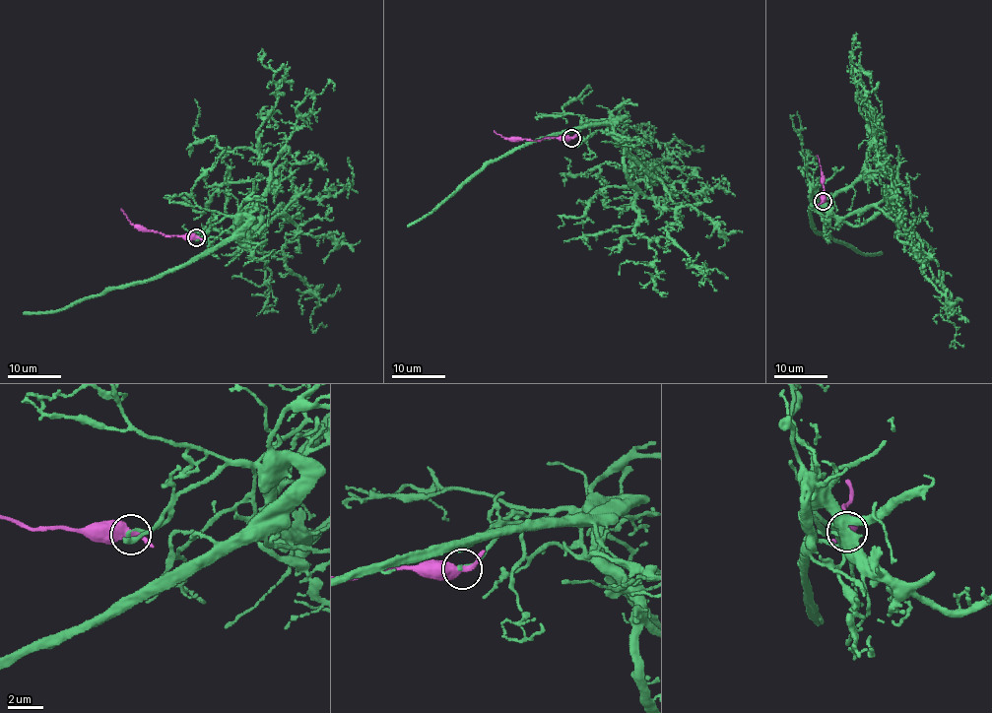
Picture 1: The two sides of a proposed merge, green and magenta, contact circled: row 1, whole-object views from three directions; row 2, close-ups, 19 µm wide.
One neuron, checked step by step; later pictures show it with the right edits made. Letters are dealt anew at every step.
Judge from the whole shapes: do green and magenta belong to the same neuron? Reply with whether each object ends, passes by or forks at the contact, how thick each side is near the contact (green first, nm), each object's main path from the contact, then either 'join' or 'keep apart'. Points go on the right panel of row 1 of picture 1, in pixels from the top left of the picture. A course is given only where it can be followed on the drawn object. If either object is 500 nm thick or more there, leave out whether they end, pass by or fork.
green ends there; magenta passes by; 180 nm thick on the green side, 420 nm on the other; green runs (823, 201), (812, 185), (839, 217), (872, 206), (886, 213), (945, 297), (956, 327), (951, 345), (963, 345); magenta runs (823, 201), (821, 193), (824, 190), (817, 156); keep apart

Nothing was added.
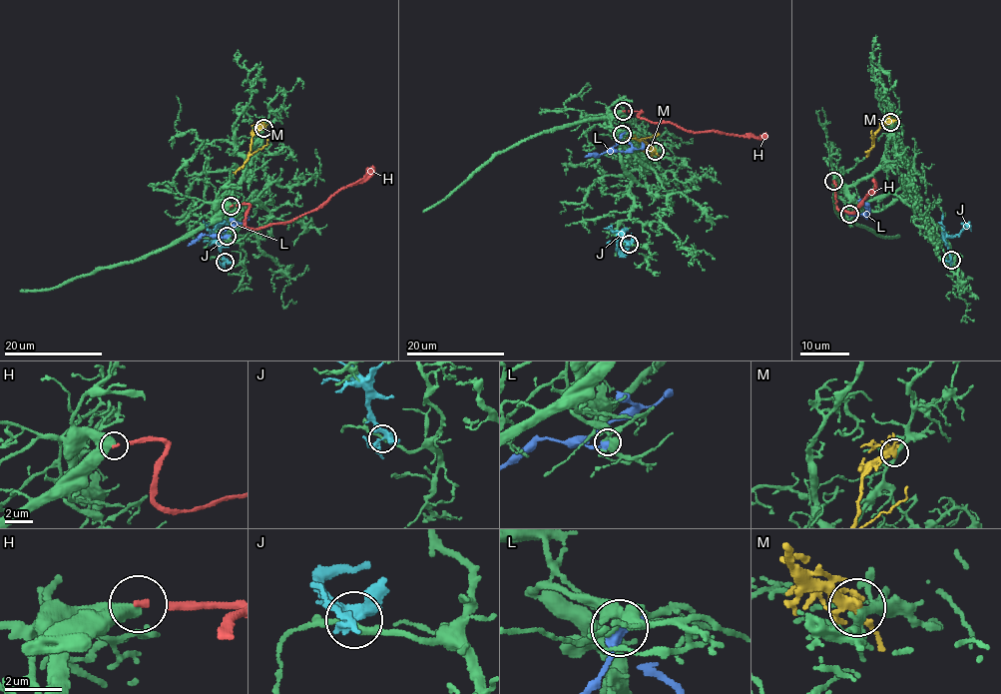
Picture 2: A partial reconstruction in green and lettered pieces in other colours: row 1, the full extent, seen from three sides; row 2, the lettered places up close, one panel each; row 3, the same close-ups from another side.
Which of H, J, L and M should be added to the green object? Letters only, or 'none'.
M

